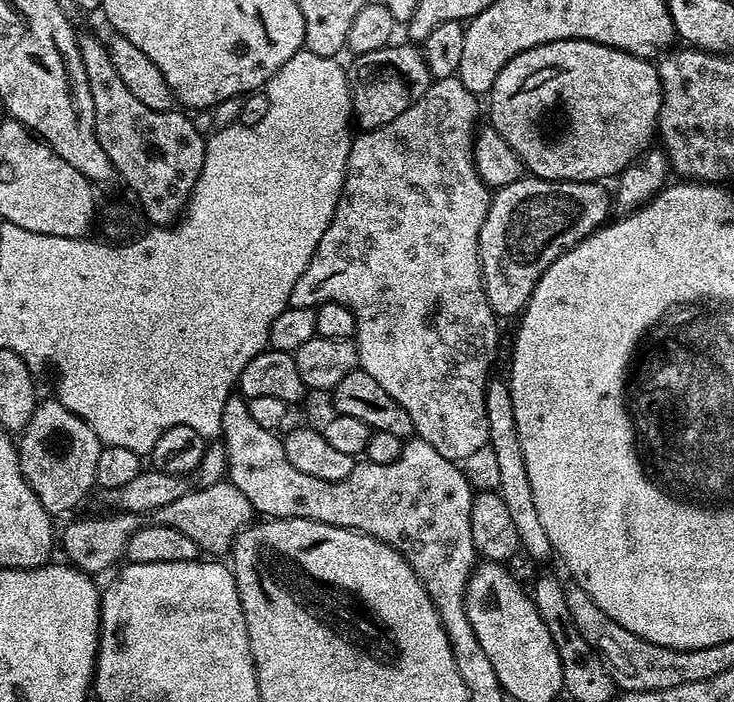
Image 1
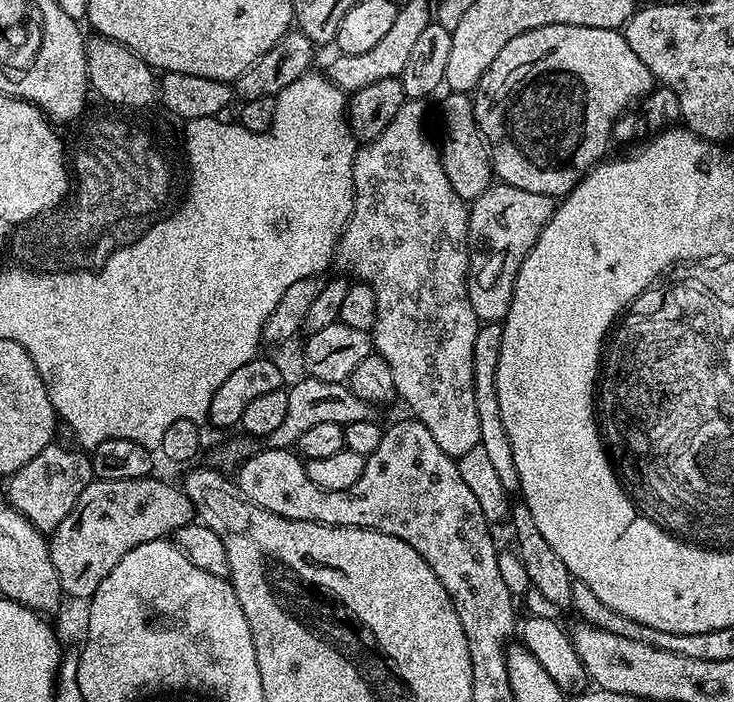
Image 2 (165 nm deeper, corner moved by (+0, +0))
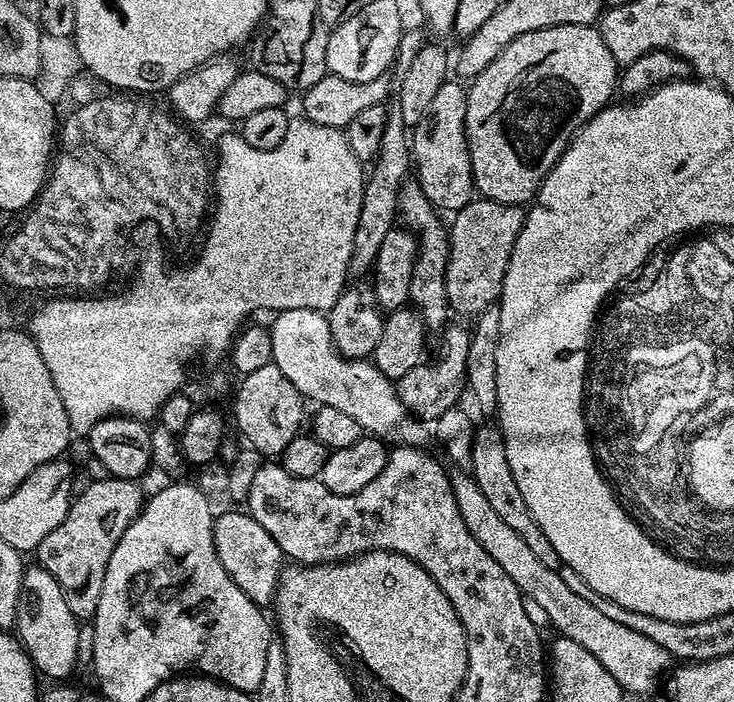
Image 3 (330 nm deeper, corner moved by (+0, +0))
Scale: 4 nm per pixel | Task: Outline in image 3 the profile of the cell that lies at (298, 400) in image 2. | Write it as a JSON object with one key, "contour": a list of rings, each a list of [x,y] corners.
{"contour":[[[452,322],[443,329],[442,335],[444,337],[440,340],[440,357],[437,360],[422,362],[414,366],[410,374],[402,374],[402,378],[395,381],[396,393],[402,406],[406,406],[408,412],[425,422],[439,421],[451,408],[461,403],[460,395],[466,392],[466,350],[470,350],[472,333],[467,327]]]}

